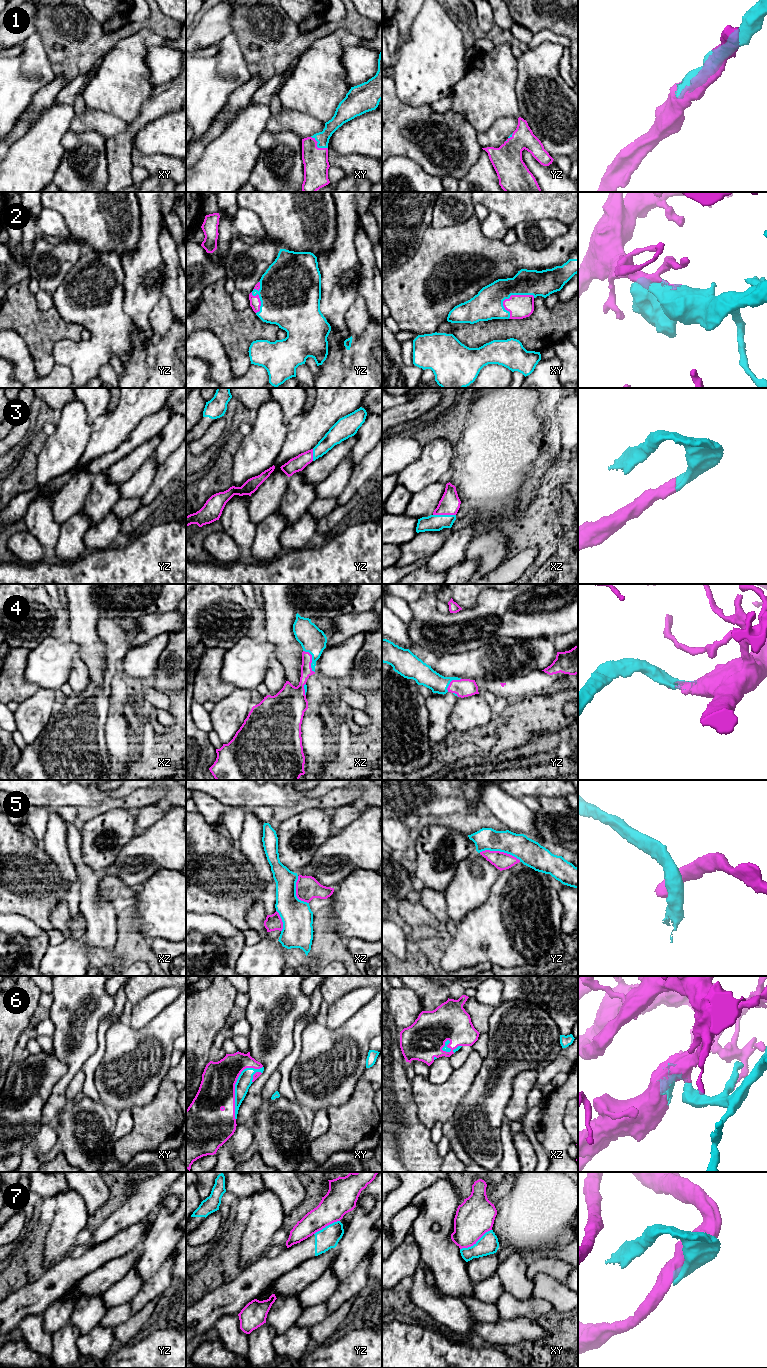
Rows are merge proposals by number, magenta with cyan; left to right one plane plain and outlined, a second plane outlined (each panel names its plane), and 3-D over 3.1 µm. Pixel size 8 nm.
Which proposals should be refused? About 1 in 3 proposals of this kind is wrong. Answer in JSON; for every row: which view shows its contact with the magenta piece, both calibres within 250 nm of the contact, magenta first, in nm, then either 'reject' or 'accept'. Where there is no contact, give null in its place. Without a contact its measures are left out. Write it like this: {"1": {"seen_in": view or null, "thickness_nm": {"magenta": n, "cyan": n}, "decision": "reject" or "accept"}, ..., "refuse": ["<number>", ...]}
{"1": {"seen_in": "xy", "thickness_nm": {"magenta": 200, "cyan": 100}, "decision": "accept"}, "2": {"seen_in": "xy", "thickness_nm": {"magenta": 190, "cyan": 240}, "decision": "accept"}, "3": {"seen_in": "xz", "thickness_nm": {"magenta": 160, "cyan": 130}, "decision": "accept"}, "4": {"seen_in": "xz", "thickness_nm": {"magenta": 90, "cyan": 200}, "decision": "accept"}, "5": {"seen_in": "yz", "thickness_nm": {"magenta": 140, "cyan": 200}, "decision": "reject"}, "6": {"seen_in": "xy", "thickness_nm": {"magenta": 280, "cyan": 120}, "decision": "accept"}, "7": {"seen_in": "xy", "thickness_nm": {"magenta": 300, "cyan": 160}, "decision": "reject"}, "refuse": ["5", "7"]}

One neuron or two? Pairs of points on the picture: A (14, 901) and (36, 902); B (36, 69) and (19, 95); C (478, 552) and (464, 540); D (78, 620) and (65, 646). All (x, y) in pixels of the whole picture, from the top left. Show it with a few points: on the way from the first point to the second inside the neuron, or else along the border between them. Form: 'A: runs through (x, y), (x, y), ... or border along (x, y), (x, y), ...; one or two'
A: runs through (19, 901), (31, 901); one
B: runs through (30, 75), (30, 80), (21, 89); one
C: border along (473, 538), (466, 549), (464, 559); two
D: border along (66, 635), (78, 645), (79, 656); two

